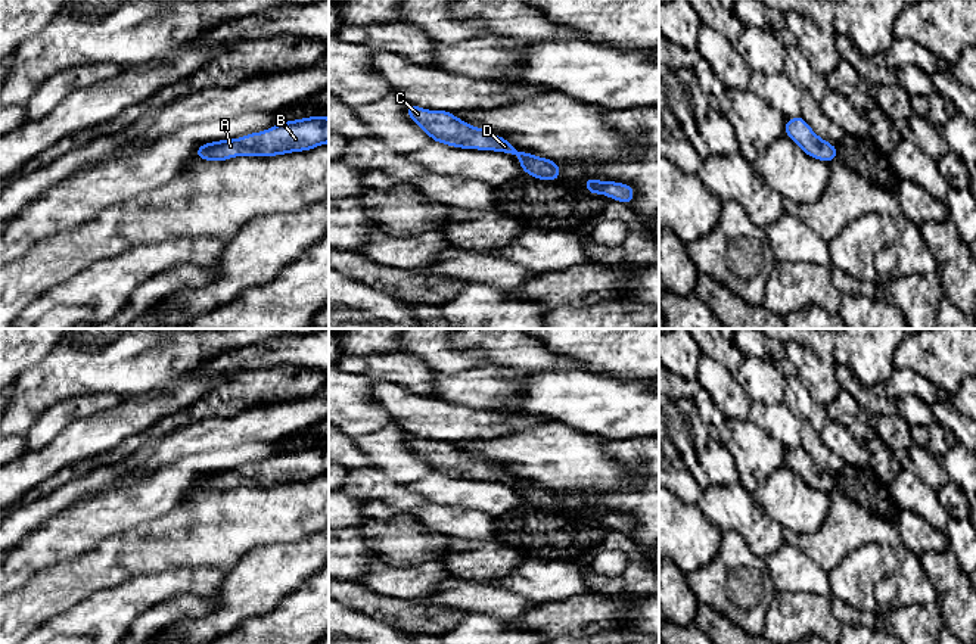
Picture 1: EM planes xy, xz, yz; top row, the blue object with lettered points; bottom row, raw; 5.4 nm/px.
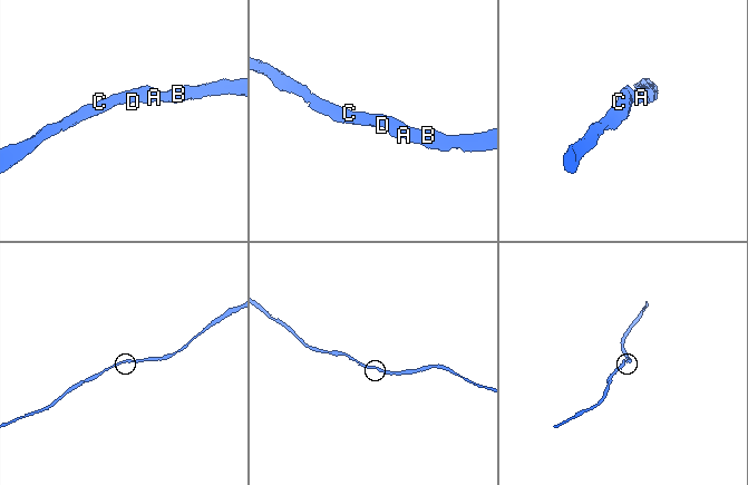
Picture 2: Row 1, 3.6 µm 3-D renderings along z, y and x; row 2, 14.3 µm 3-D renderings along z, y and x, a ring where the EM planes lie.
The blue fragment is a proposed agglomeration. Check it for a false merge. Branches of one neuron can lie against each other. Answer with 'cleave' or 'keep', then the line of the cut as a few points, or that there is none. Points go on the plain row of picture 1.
keep; cut none

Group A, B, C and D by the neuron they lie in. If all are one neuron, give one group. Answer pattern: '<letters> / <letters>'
A B C D

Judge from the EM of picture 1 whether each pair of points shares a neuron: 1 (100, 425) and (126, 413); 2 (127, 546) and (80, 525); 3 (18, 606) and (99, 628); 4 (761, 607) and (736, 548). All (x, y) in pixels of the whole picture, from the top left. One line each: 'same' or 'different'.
1: same
2: different
3: different
4: same

